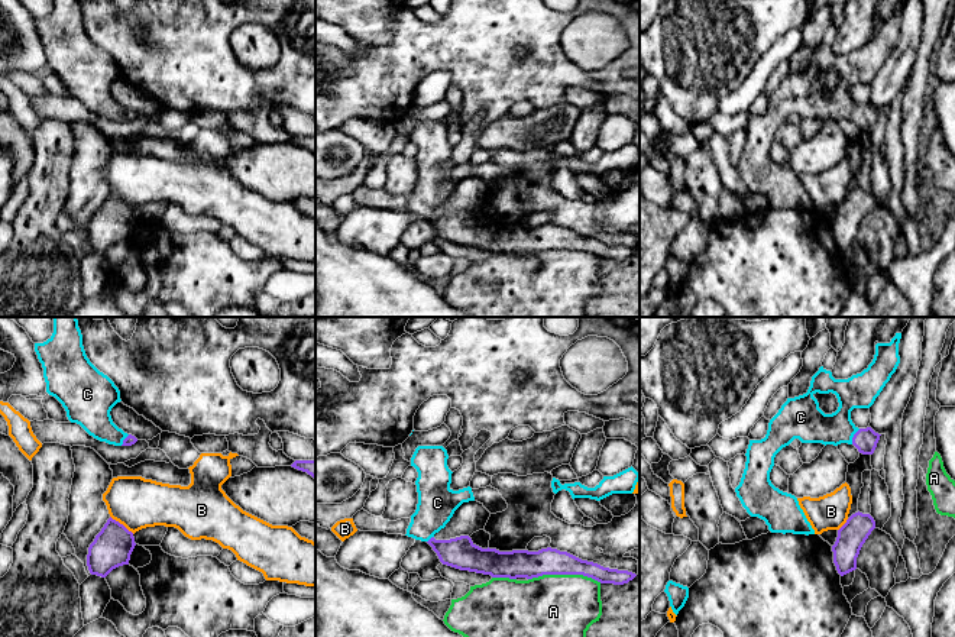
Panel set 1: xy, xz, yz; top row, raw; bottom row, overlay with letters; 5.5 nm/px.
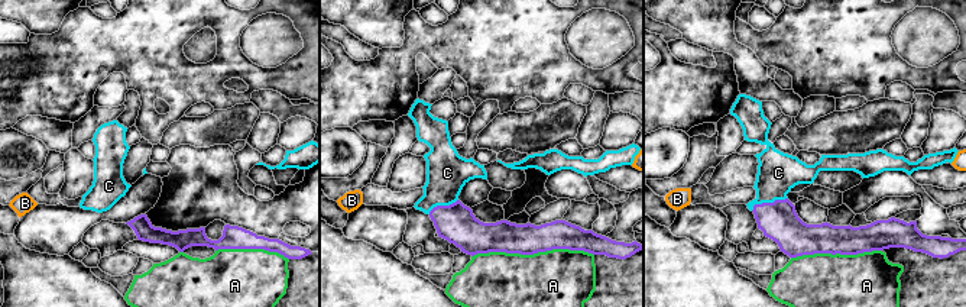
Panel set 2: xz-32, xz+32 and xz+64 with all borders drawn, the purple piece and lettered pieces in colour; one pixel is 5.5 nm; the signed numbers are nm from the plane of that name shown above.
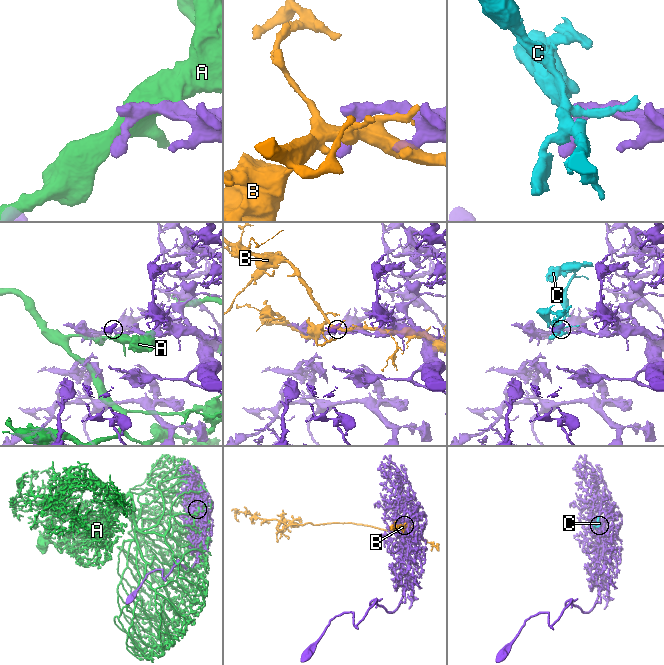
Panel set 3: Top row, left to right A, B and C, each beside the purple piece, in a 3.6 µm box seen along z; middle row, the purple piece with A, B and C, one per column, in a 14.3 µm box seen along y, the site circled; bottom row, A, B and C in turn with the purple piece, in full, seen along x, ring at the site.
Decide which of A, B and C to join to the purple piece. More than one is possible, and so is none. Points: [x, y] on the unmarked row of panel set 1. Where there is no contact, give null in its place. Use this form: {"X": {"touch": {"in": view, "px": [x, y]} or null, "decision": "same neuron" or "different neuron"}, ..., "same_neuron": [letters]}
{"A": {"touch": {"in": "xz", "px": [565, 249]}, "decision": "different neuron"}, "B": {"touch": {"in": "xy", "px": [122, 200]}, "decision": "different neuron"}, "C": {"touch": {"in": "yz", "px": [854, 112]}, "decision": "same neuron"}, "same_neuron": ["C"]}

